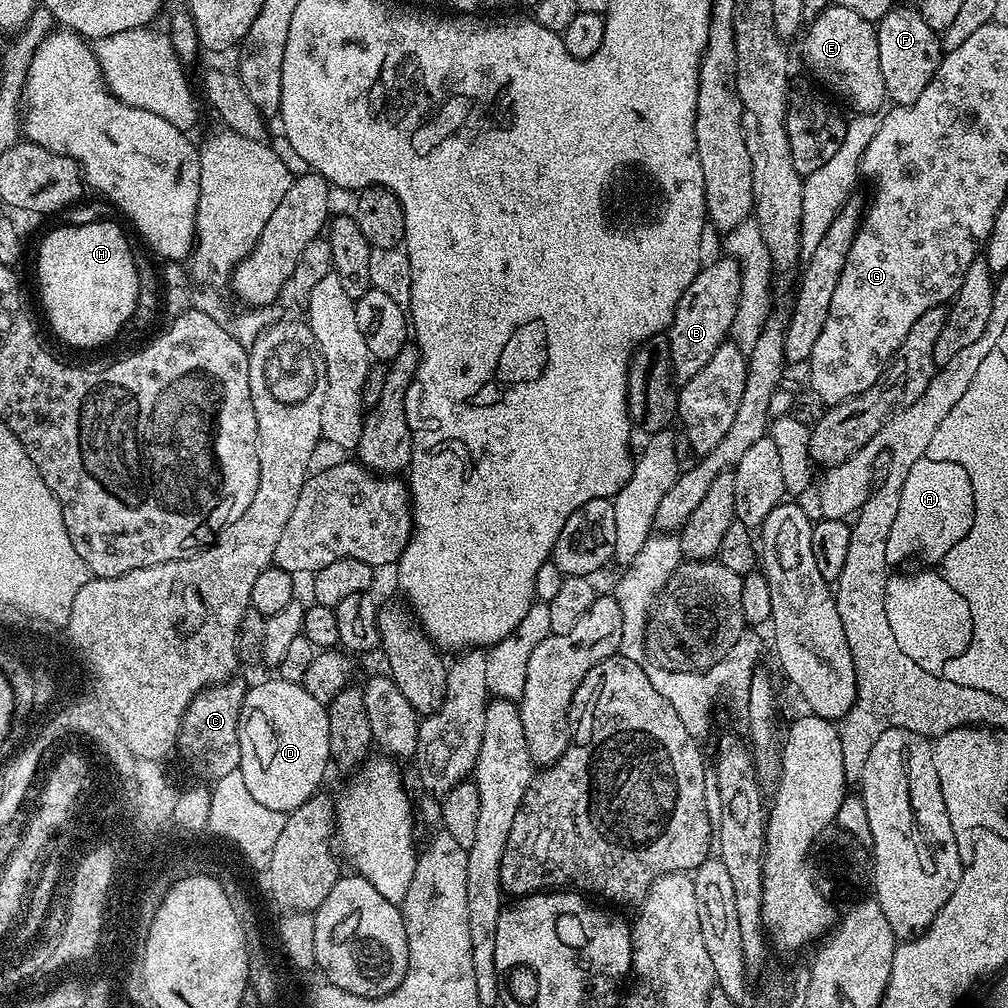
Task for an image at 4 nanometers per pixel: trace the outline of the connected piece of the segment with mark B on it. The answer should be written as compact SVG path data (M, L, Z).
M729 256L703 265L690 286L686 286L682 298L678 298L672 323L666 329L673 380L683 382L694 378L694 374L714 358L714 350L729 339L738 314L740 290L740 263Z

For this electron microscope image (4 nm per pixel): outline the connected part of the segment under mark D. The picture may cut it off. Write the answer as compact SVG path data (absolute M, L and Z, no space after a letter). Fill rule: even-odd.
M273 678L249 687L242 702L238 738L241 742L239 771L251 796L262 802L262 806L287 814L321 791L323 784L320 783L330 772L330 718L327 707L318 698L306 694L303 684Z

